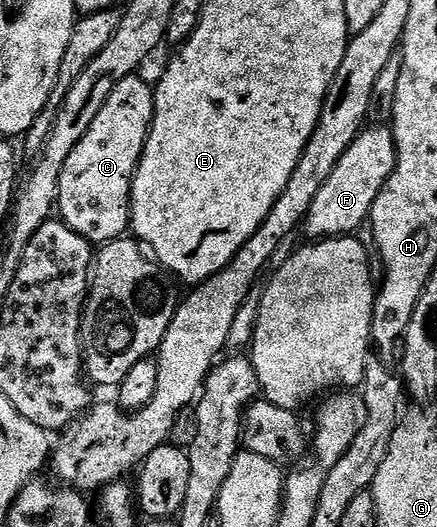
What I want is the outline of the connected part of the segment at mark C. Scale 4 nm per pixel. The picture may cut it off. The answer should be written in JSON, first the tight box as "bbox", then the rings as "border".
{"bbox":[58,76,156,244],"border":[[[133,76],[122,80],[106,96],[102,112],[78,140],[74,152],[66,156],[60,177],[58,218],[86,241],[93,244],[112,242],[129,233],[132,221],[132,177],[140,163],[154,116],[156,95],[151,85]]]}

